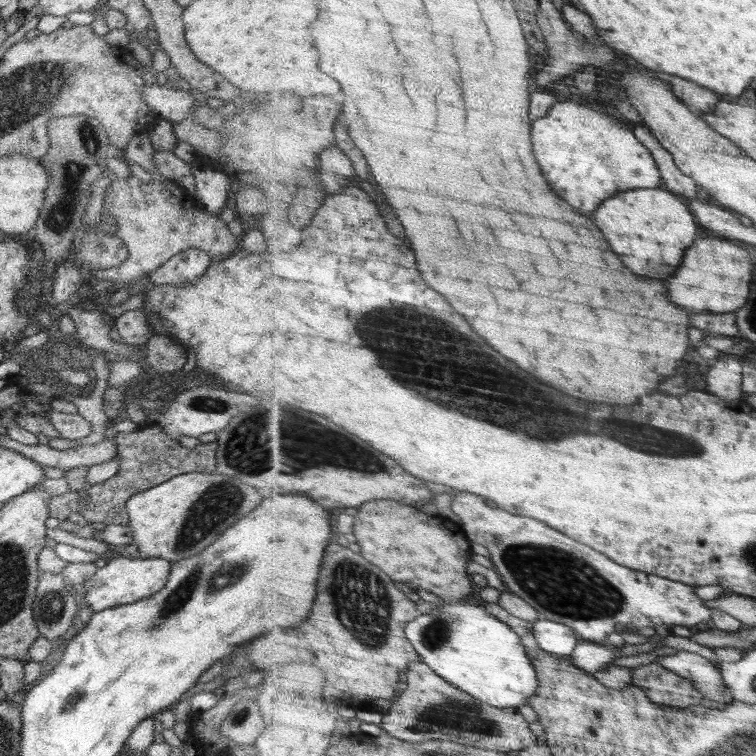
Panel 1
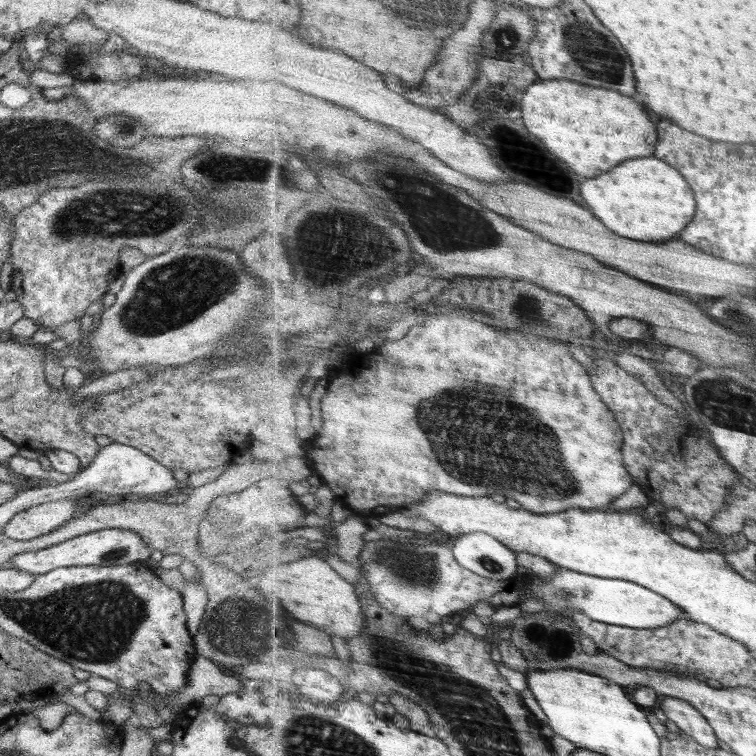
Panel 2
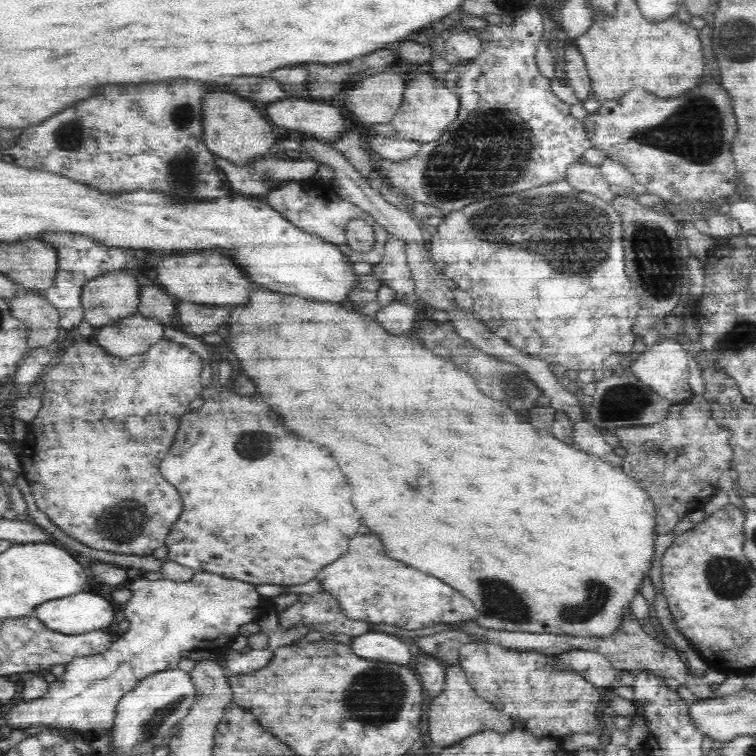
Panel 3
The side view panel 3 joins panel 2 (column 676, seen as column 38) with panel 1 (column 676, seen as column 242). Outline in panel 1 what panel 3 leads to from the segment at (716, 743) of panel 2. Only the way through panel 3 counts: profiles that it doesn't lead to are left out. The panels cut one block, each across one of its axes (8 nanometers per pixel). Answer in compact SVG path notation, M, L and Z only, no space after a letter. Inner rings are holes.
M449 489L452 499L452 510L462 518L464 527L468 528L468 536L472 542L480 542L491 552L490 559L508 590L524 597L528 604L532 604L543 619L558 621L570 626L586 641L607 644L610 634L619 632L652 633L659 626L673 629L684 626L694 631L705 628L709 620L715 619L716 610L705 606L705 601L696 595L696 585L670 580L668 577L652 576L618 564L606 554L594 550L588 544L582 544L564 532L540 522L530 516L516 516L505 508L492 508L486 504L486 497L466 491Z

